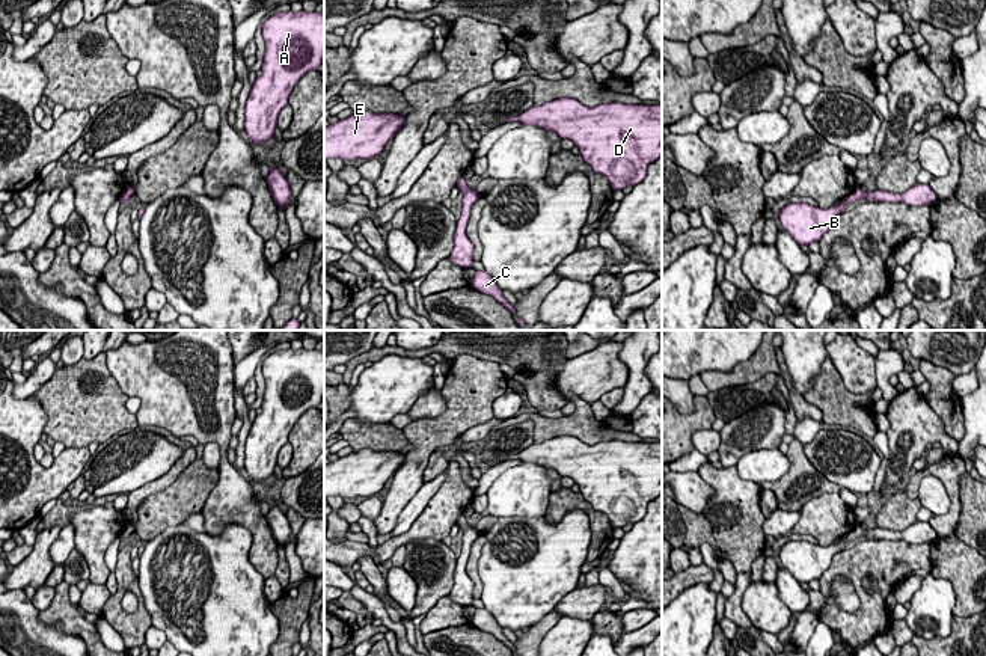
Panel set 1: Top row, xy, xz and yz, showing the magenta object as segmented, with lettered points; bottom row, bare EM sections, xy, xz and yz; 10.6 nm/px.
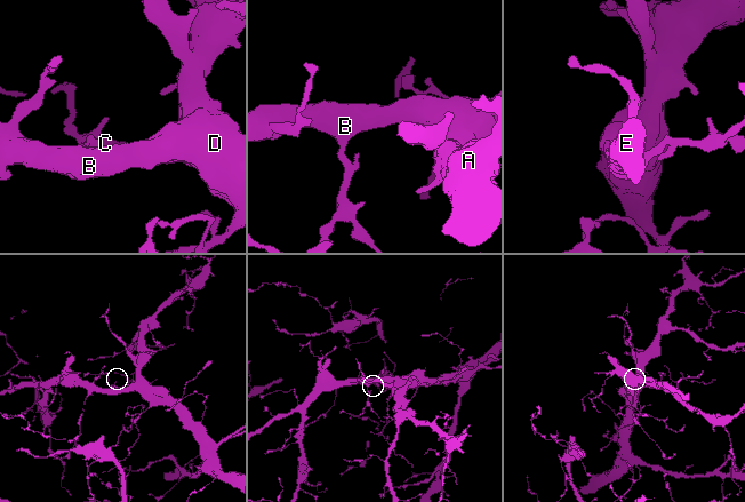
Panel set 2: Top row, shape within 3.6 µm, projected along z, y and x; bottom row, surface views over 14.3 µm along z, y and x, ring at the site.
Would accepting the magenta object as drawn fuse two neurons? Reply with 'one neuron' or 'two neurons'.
one neuron

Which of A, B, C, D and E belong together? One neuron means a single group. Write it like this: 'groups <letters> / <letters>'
groups A B C D E

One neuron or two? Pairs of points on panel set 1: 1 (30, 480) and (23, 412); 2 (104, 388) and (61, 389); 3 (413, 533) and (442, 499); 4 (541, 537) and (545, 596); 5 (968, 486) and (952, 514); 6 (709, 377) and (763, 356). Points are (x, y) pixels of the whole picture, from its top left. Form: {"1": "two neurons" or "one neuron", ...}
{"1": "one neuron", "2": "one neuron", "3": "one neuron", "4": "one neuron", "5": "two neurons", "6": "one neuron"}

